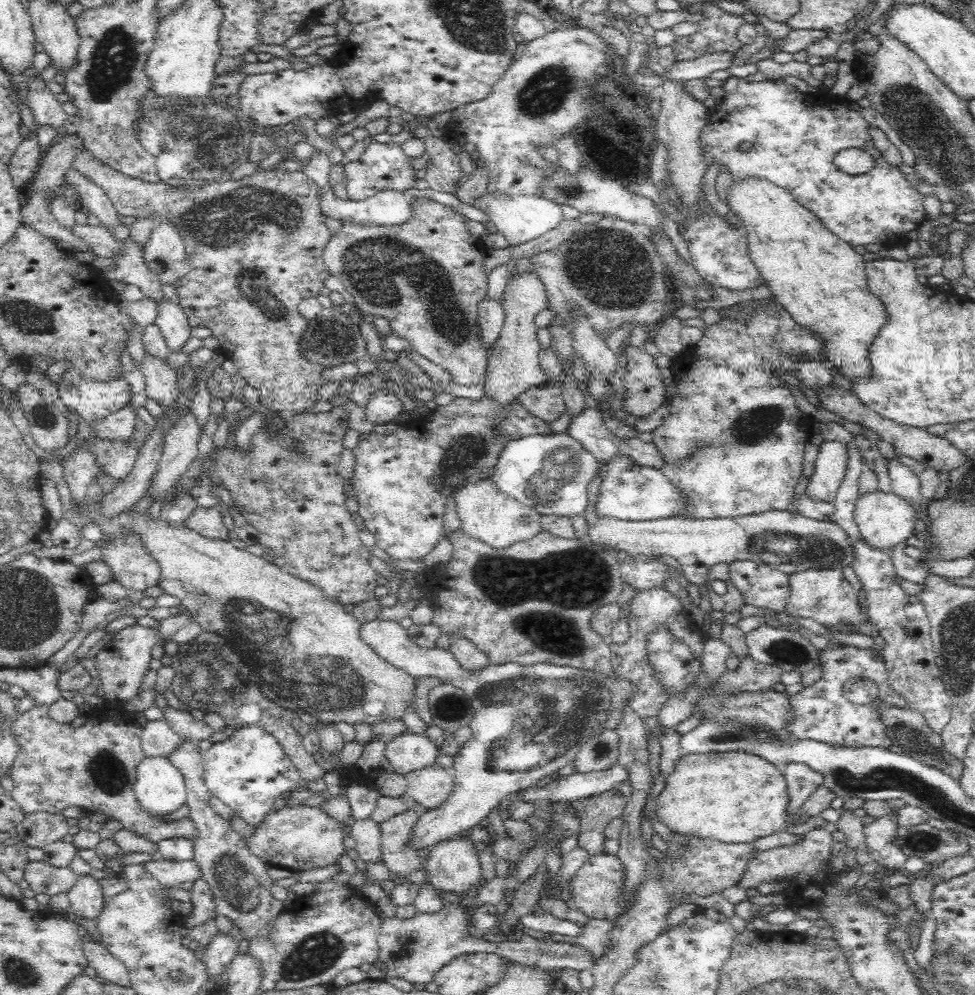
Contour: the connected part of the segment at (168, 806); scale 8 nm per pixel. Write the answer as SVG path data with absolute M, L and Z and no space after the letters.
M145 758L137 767L136 777L133 794L145 812L170 814L187 801L184 777L169 758Z

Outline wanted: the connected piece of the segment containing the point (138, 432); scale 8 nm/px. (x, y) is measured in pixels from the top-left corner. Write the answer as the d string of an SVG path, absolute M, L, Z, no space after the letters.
M146 407L135 410L135 429L128 441L114 441L94 437L90 442L84 441L84 450L89 450L95 457L99 472L105 476L120 479L126 478L135 465L138 450L144 440L155 430L156 420Z

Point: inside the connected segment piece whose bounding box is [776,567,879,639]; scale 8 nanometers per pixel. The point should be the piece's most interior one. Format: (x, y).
(824, 595)

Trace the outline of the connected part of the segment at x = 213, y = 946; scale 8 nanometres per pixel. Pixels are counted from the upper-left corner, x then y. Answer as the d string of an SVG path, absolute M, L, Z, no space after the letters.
M218 931L205 949L206 951L201 956L201 959L206 968L206 974L209 977L218 977L226 971L226 966L236 956L238 942L231 939L227 932Z

